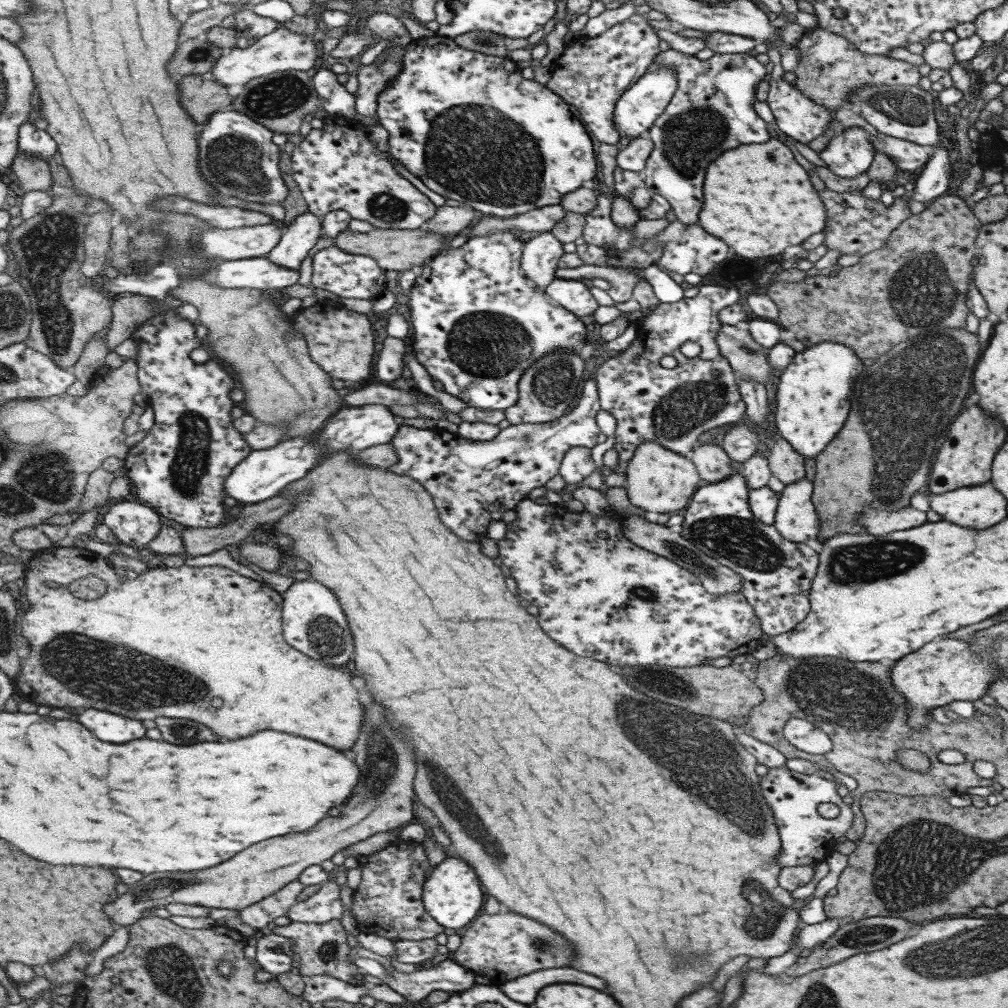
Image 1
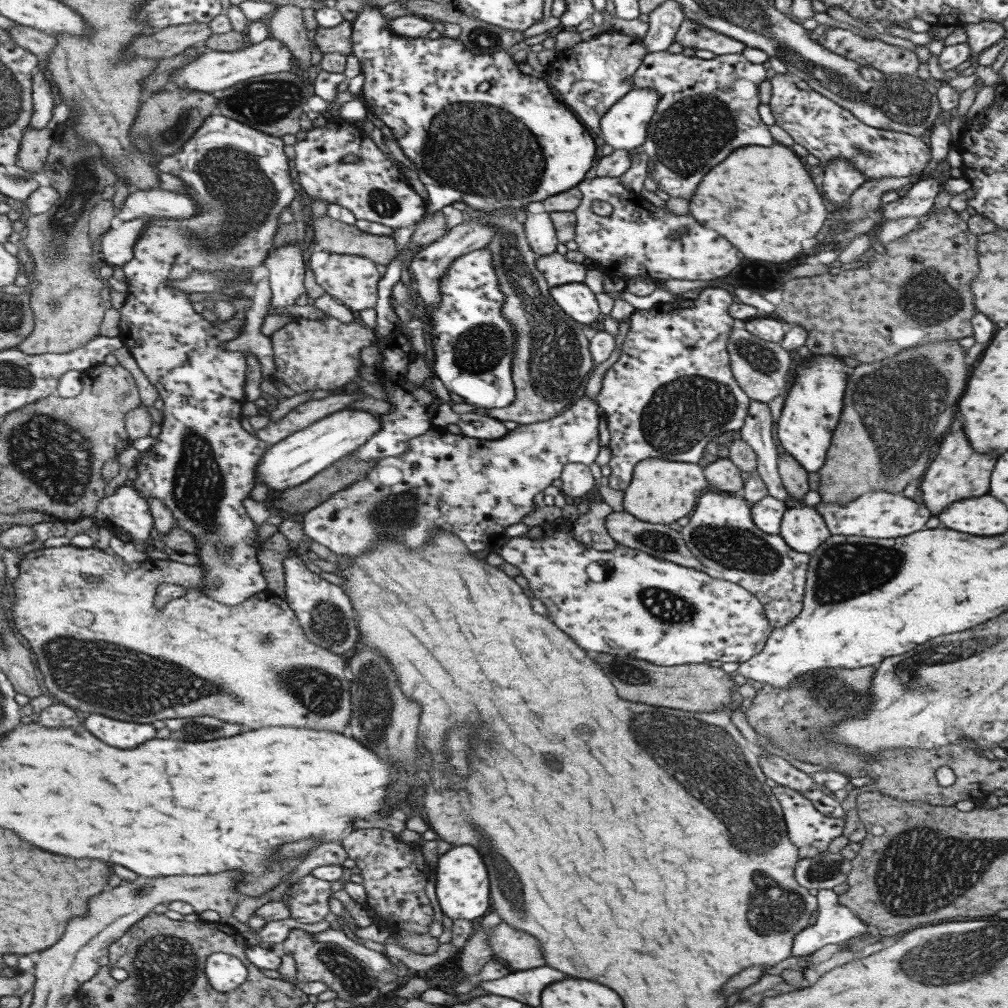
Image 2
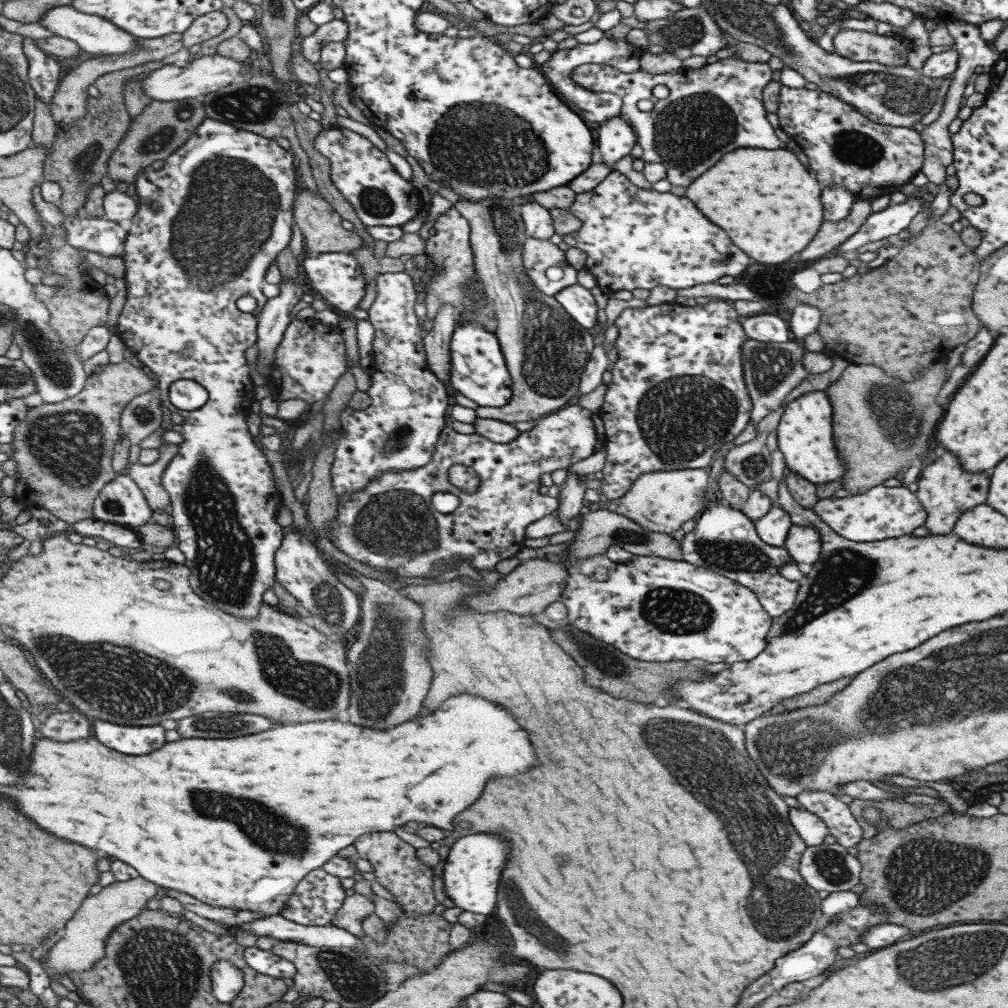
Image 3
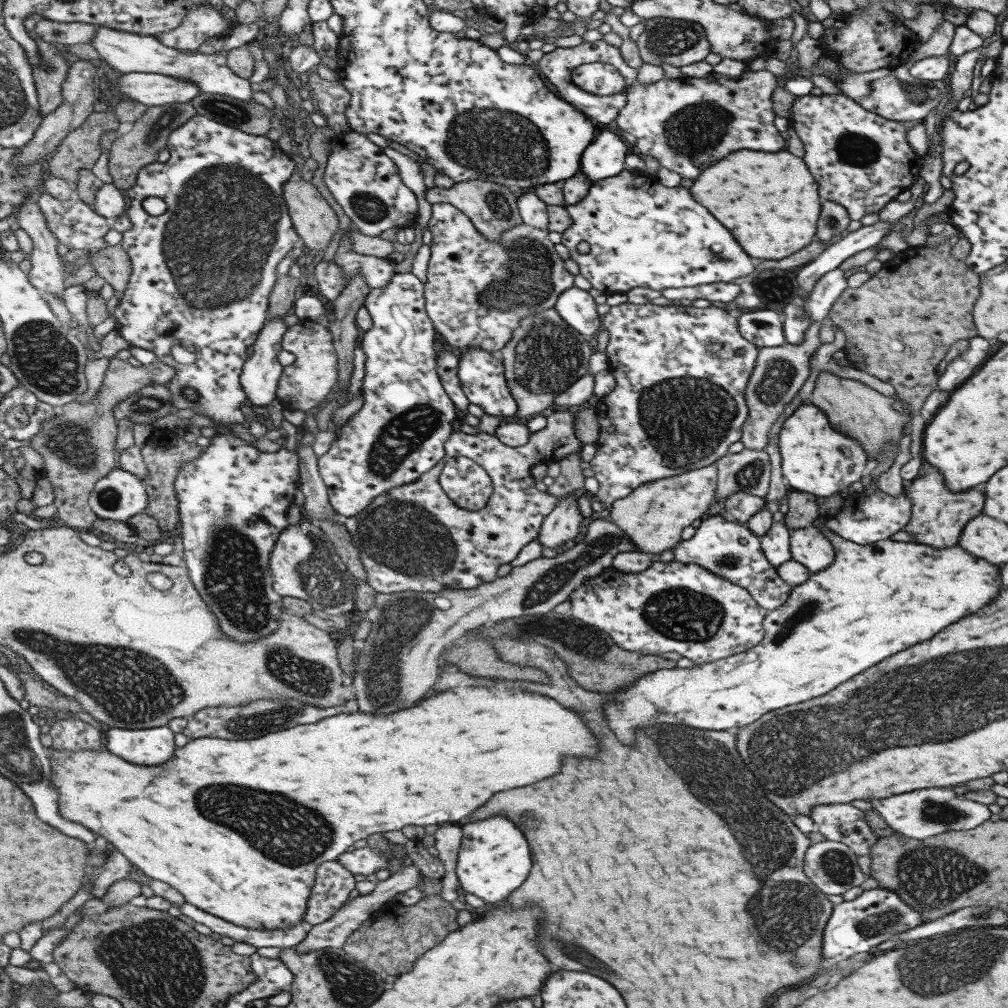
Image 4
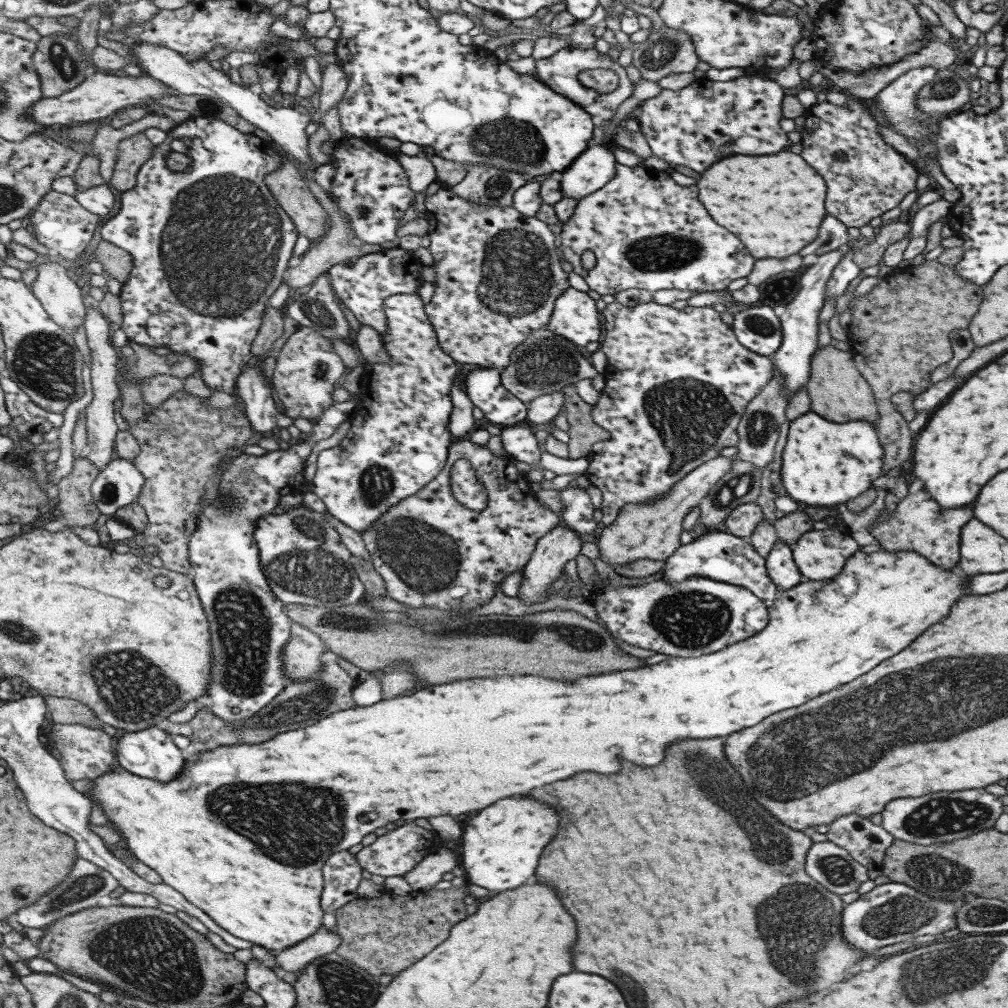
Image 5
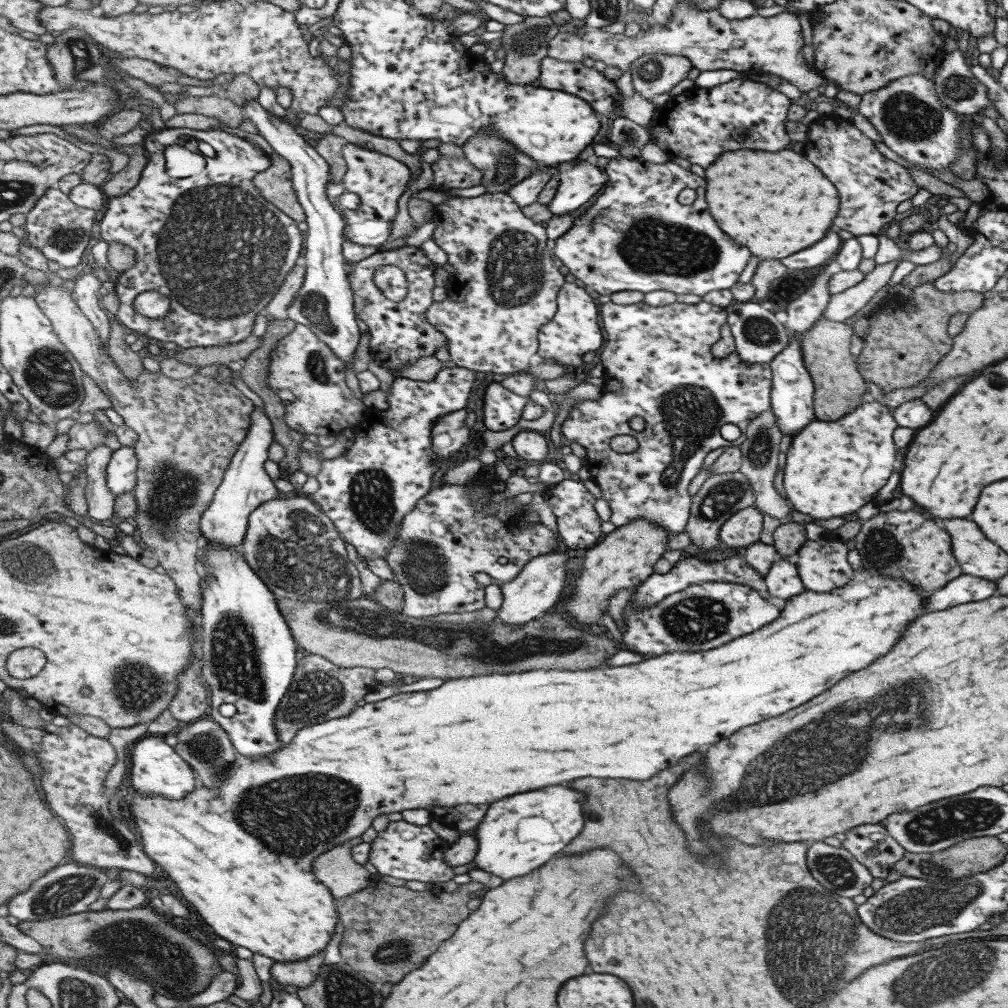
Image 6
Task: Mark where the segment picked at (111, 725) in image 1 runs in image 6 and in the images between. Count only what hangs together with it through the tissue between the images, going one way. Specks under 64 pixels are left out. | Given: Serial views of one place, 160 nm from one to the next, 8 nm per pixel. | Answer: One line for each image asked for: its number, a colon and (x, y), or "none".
2: (121, 734)
3: (133, 740)
4: (146, 747)
5: (149, 753)
6: (157, 769)

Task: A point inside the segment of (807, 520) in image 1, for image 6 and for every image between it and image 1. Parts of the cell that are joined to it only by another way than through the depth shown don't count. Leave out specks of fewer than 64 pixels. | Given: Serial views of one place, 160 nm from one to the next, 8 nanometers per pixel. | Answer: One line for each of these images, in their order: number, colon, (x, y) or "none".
2: (801, 527)
3: (802, 543)
4: (807, 545)
5: (819, 555)
6: (821, 565)

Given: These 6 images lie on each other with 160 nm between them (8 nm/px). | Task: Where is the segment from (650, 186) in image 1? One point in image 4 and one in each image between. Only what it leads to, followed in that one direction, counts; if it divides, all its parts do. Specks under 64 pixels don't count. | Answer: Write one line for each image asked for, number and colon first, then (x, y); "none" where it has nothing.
2: (706, 108)
3: (709, 111)
4: (686, 123)

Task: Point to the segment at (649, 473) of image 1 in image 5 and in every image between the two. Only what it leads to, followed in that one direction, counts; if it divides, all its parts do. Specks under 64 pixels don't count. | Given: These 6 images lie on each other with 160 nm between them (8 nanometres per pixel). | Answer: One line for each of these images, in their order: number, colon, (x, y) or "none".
2: (660, 491)
3: (660, 501)
4: (652, 516)
5: (651, 530)

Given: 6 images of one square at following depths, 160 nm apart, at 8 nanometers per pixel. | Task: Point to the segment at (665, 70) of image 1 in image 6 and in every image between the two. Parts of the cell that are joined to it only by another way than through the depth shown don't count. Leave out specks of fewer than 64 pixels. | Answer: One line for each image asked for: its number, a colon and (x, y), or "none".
2: (623, 127)
3: (615, 137)
4: (603, 158)
5: (595, 167)
6: (577, 183)

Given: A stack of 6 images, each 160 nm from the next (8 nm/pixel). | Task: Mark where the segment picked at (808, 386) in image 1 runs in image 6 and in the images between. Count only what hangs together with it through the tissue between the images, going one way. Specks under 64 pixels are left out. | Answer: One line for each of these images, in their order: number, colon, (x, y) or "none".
2: (811, 409)
3: (804, 434)
4: (815, 459)
5: (822, 463)
6: (832, 468)

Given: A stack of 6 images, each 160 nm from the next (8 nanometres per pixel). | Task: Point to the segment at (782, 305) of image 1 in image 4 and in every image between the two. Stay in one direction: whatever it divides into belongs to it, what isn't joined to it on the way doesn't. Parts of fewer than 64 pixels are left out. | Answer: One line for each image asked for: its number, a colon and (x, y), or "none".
2: (918, 290)
3: (902, 316)
4: (898, 325)

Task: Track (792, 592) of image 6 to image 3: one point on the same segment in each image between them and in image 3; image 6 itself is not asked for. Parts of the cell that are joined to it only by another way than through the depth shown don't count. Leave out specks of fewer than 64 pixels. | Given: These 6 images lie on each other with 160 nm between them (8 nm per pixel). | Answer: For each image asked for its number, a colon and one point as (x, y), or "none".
3: (772, 527)
4: (774, 544)
5: (780, 567)

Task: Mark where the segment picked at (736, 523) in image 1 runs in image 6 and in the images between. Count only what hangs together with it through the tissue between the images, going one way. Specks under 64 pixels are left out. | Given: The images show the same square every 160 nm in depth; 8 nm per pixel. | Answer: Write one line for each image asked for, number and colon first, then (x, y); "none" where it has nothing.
2: (720, 532)
3: (724, 540)
4: (730, 550)
5: (721, 556)
6: (734, 569)

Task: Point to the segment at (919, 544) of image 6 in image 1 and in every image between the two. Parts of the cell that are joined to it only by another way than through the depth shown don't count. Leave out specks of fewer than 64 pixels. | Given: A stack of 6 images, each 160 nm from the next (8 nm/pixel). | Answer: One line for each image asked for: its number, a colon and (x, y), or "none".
1: (964, 458)
2: (956, 472)
3: (944, 490)
4: (937, 516)
5: (918, 524)

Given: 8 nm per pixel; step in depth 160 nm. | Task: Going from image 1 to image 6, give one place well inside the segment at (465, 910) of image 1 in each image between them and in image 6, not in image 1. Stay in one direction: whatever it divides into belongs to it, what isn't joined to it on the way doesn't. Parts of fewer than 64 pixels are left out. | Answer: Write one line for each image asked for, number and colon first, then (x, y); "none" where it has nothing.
2: (461, 880)
3: (474, 864)
4: (493, 859)
5: (500, 845)
6: (517, 834)

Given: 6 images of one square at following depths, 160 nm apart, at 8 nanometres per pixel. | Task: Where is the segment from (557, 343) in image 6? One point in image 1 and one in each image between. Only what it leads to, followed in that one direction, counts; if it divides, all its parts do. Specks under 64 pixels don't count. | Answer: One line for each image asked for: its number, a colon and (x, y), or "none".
1: (572, 295)
2: (576, 300)
3: (578, 303)
4: (575, 306)
5: (574, 317)

